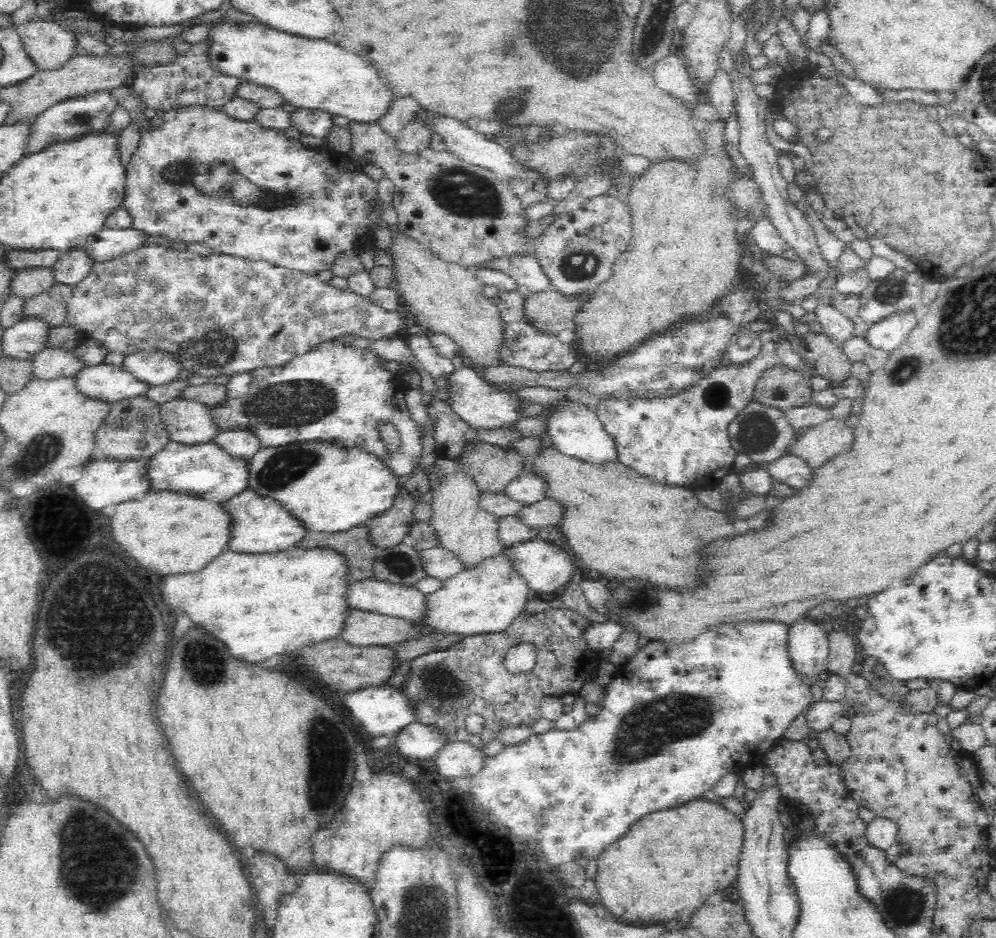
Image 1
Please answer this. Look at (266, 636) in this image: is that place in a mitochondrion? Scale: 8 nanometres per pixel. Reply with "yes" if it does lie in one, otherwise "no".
no

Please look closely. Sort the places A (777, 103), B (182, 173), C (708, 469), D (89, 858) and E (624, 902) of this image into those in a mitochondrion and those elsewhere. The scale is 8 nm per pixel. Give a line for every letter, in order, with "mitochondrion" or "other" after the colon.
A: other
B: mitochondrion
C: other
D: mitochondrion
E: other

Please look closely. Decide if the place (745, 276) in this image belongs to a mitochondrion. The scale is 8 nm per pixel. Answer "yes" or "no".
no

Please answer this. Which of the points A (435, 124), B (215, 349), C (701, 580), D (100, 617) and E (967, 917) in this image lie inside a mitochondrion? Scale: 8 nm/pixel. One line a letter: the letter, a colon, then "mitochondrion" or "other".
A: other
B: mitochondrion
C: other
D: mitochondrion
E: other

